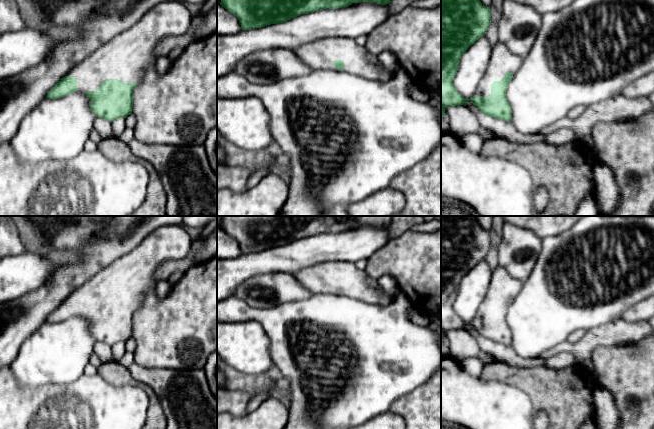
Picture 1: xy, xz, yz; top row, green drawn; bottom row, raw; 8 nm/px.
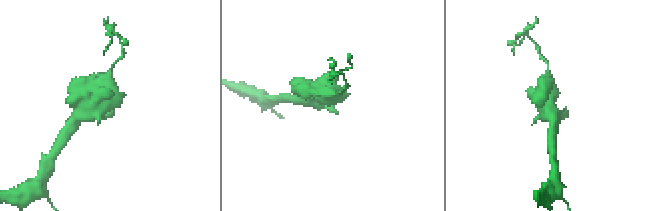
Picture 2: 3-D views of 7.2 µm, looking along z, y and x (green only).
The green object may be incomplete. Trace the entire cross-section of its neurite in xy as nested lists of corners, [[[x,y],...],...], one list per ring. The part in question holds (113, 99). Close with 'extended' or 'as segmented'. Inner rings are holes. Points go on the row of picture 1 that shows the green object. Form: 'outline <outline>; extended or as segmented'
outline [[[165,1],[148,10],[131,28],[113,37],[101,45],[90,56],[73,67],[46,95],[46,98],[57,99],[73,92],[80,91],[91,99],[91,110],[96,115],[113,122],[118,118],[126,118],[132,114],[133,91],[143,80],[147,70],[156,64],[159,57],[154,53],[156,45],[165,37],[184,36],[190,29],[192,15],[182,1]]]; extended

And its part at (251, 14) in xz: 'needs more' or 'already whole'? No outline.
already whole

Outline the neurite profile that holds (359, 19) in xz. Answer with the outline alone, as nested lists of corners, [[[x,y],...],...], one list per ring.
[[[359,2],[352,3],[348,7],[337,9],[326,8],[309,14],[302,14],[279,24],[242,30],[237,34],[228,36],[217,36],[217,78],[230,74],[240,60],[253,52],[271,48],[282,48],[293,51],[303,44],[319,39],[333,37],[355,39],[359,36],[368,36],[389,17],[389,4],[382,5]]]

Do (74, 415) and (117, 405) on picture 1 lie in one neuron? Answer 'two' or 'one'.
one

